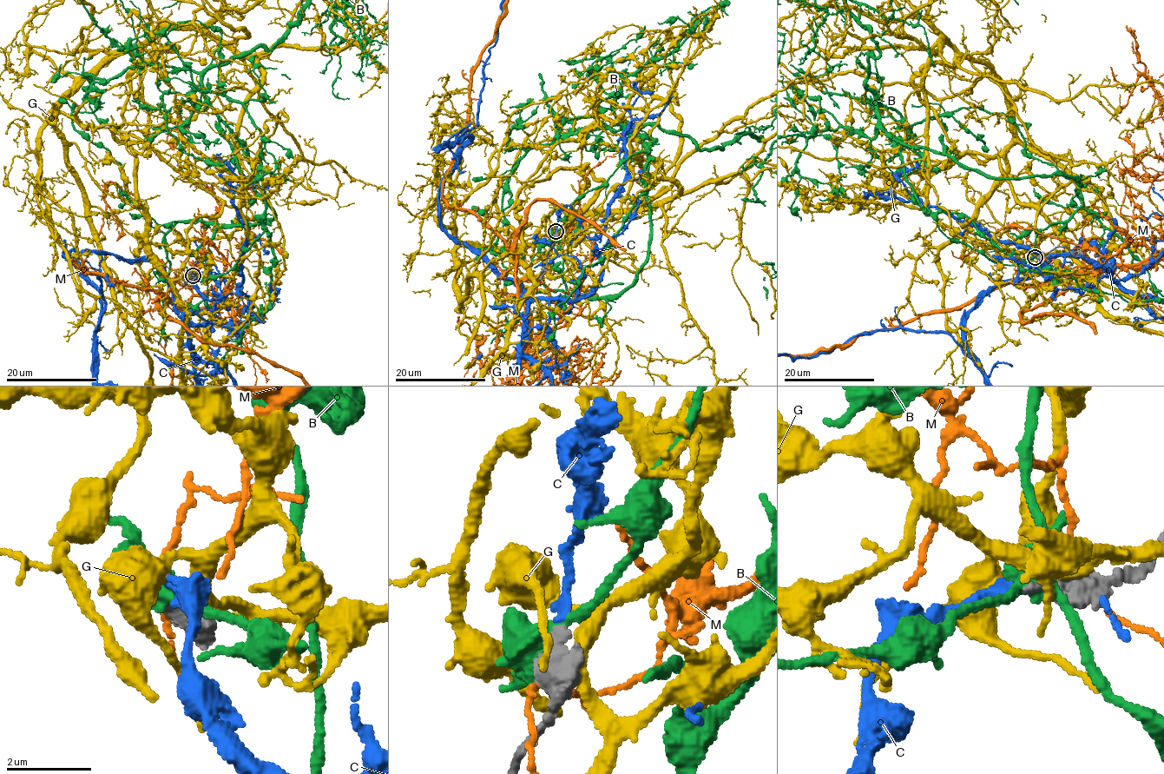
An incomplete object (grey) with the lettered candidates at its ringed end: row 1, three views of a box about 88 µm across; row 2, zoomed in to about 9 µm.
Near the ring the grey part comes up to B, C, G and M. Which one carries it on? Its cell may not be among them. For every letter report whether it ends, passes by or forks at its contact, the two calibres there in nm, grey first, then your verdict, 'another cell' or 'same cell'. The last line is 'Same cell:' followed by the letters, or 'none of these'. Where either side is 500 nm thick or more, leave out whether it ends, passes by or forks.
B: it passes by | 480/420 nm | another cell
C: it ends | 320/220 nm | same cell
G: 800/300 nm | another cell
M: it passes by | 400/90 nm | another cell
Same cell: C

